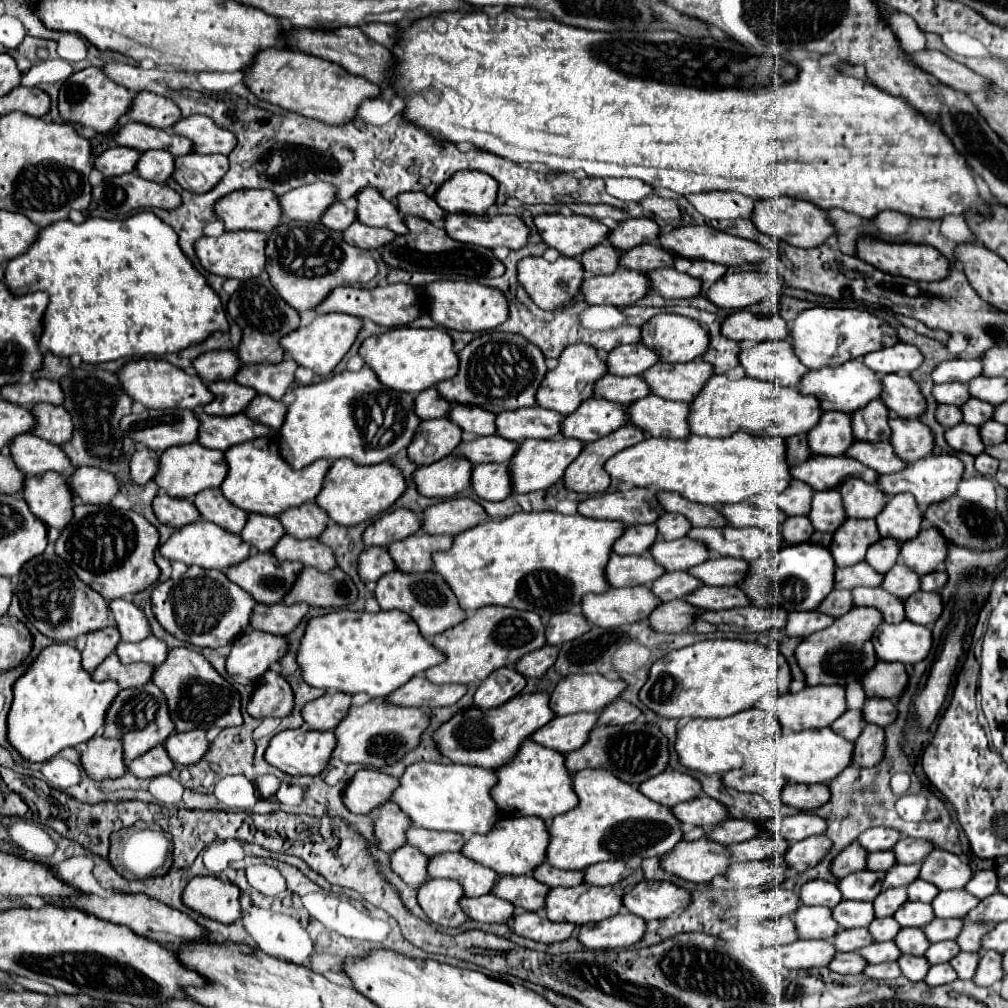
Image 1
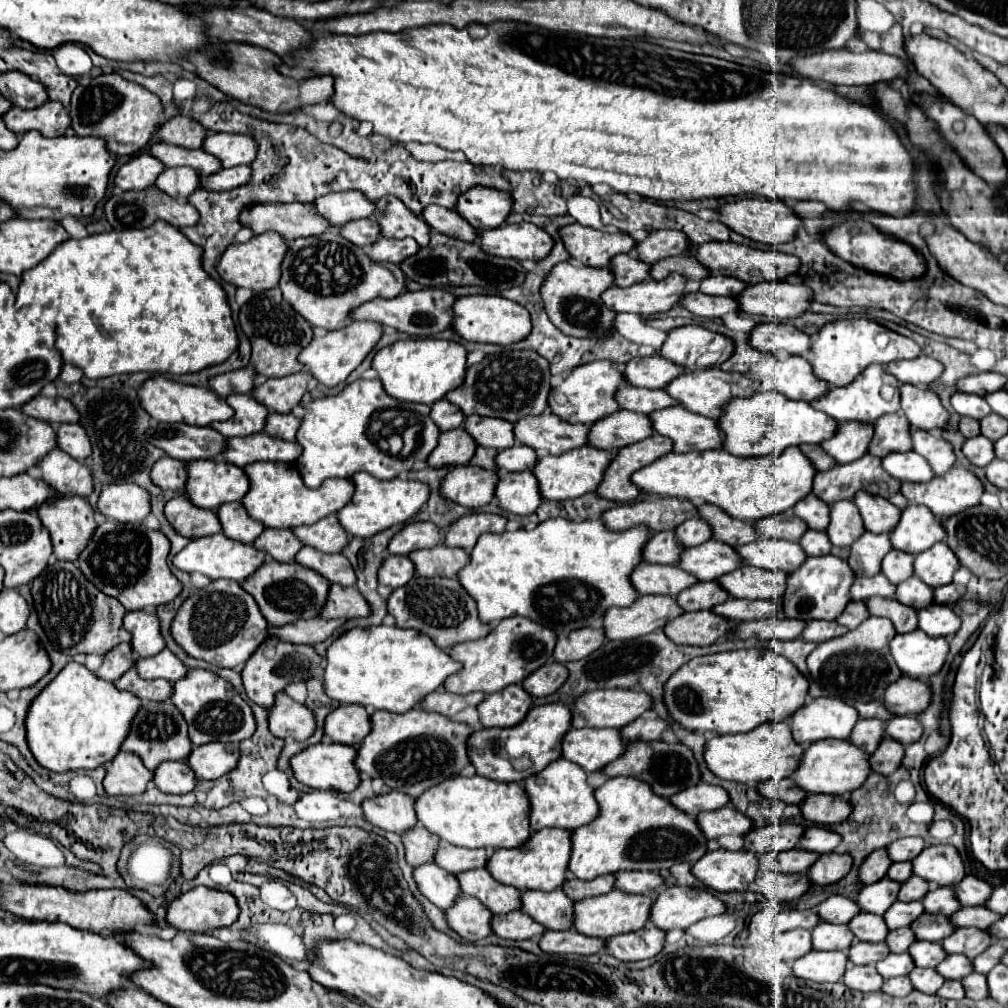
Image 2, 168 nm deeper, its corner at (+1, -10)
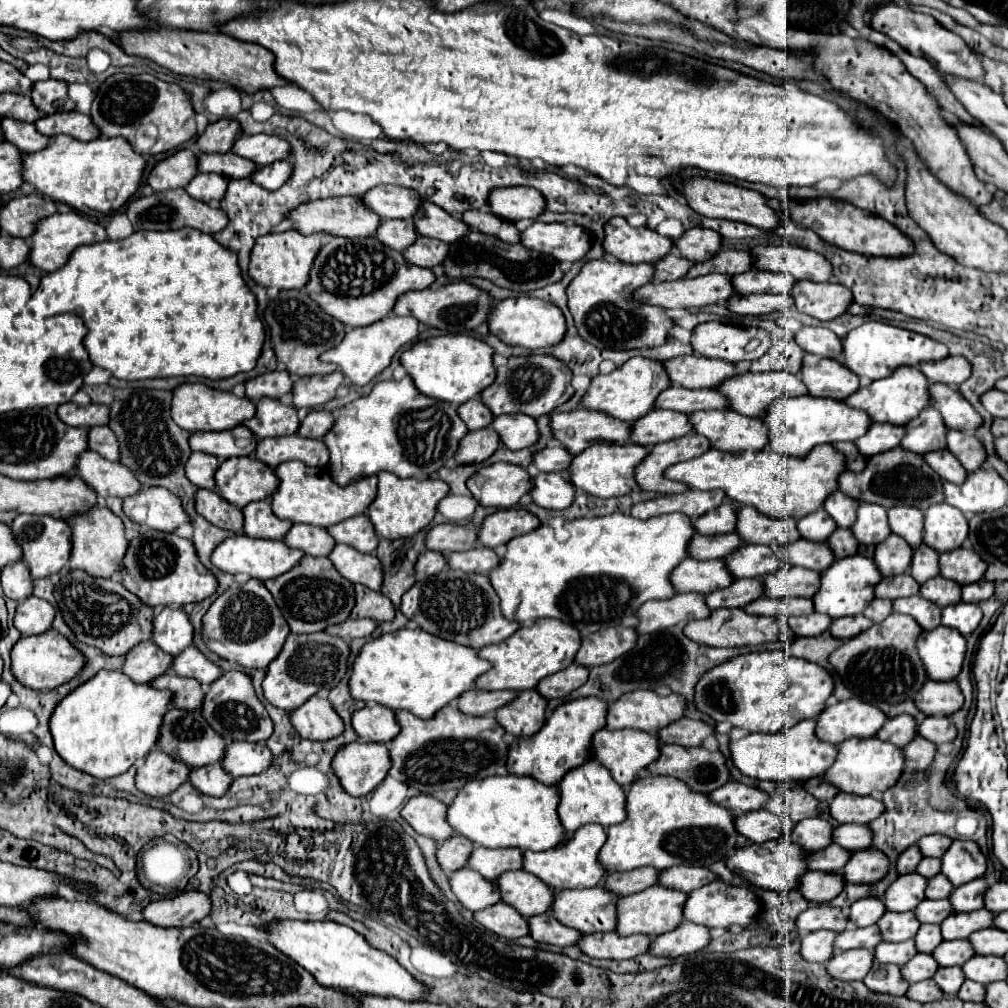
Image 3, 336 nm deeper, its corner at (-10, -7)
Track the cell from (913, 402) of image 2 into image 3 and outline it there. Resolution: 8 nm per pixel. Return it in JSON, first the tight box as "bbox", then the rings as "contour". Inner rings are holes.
{"bbox":[931,384,983,430],"contour":[[[931,384],[931,406],[937,408],[947,424],[953,430],[977,430],[983,424],[981,414],[947,384]]]}

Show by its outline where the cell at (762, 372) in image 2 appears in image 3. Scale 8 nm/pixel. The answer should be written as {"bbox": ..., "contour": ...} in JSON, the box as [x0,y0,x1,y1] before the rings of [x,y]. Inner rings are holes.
{"bbox":[799,358,861,400],"contour":[[[823,358],[819,364],[805,364],[799,376],[811,396],[845,400],[861,386],[857,374],[849,372],[849,368],[831,358]]]}

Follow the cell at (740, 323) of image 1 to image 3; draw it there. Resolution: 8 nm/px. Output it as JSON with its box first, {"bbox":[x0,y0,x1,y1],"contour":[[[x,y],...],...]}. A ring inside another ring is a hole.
{"bbox":[795,328,841,358],"contour":[[[803,328],[795,334],[795,340],[809,354],[817,354],[823,358],[841,356],[841,340],[829,328]]]}

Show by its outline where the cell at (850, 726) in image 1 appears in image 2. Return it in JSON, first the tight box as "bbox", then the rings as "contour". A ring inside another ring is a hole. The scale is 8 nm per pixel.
{"bbox":[850,719,884,753],"contour":[[[858,719],[854,731],[850,733],[850,741],[866,753],[874,753],[882,737],[884,737],[884,721],[880,719]]]}

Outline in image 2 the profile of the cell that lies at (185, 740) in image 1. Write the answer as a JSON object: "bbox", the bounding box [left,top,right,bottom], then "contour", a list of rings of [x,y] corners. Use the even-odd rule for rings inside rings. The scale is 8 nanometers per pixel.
{"bbox":[186,741,238,779],"contour":[[[212,741],[200,747],[192,747],[190,759],[186,759],[186,763],[194,771],[196,779],[218,779],[236,767],[238,749],[228,743]]]}

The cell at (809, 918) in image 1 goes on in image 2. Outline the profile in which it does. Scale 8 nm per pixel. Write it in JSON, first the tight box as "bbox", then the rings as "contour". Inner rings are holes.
{"bbox":[812,921,854,951],"contour":[[[820,921],[812,929],[812,949],[818,951],[848,951],[854,935],[846,925],[834,925]]]}

